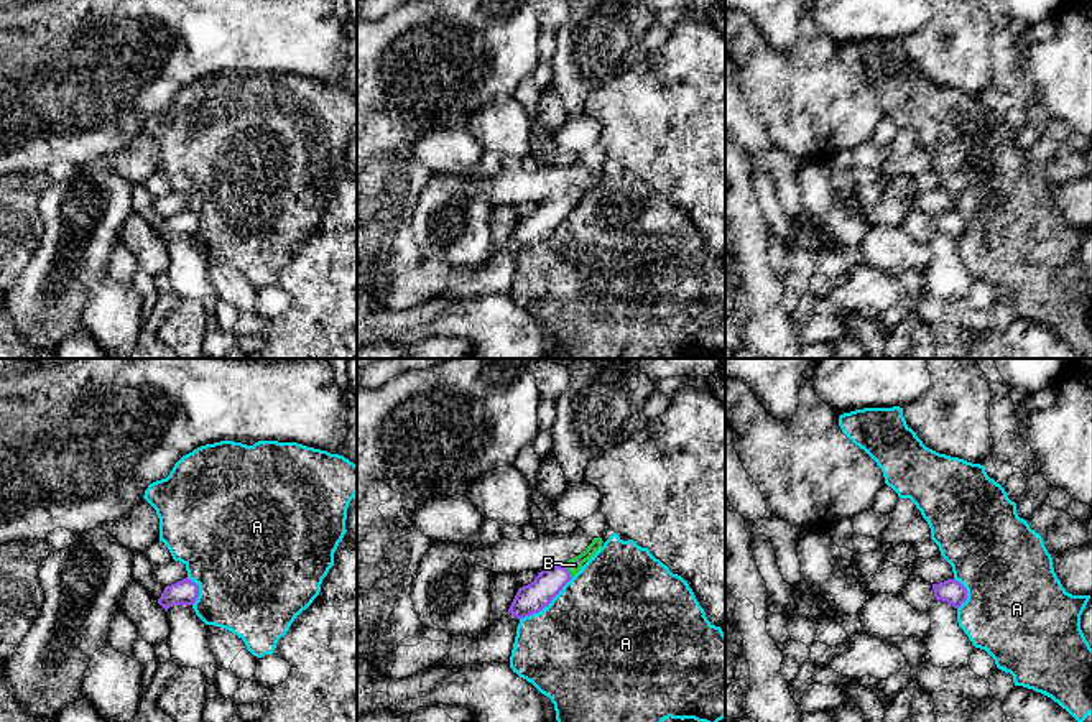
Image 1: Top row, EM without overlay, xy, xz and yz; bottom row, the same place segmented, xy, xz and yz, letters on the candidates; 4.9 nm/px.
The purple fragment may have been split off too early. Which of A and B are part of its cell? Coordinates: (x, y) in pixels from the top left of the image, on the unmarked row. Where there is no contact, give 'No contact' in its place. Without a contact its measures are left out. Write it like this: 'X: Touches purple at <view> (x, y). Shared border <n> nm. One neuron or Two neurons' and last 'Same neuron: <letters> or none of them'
A: Touches purple at xz (546, 237). Shared border 340 nm. Two neurons
B: Touches purple at xz (569, 204). Shared border 80 nm. One neuron
Same neuron: B

